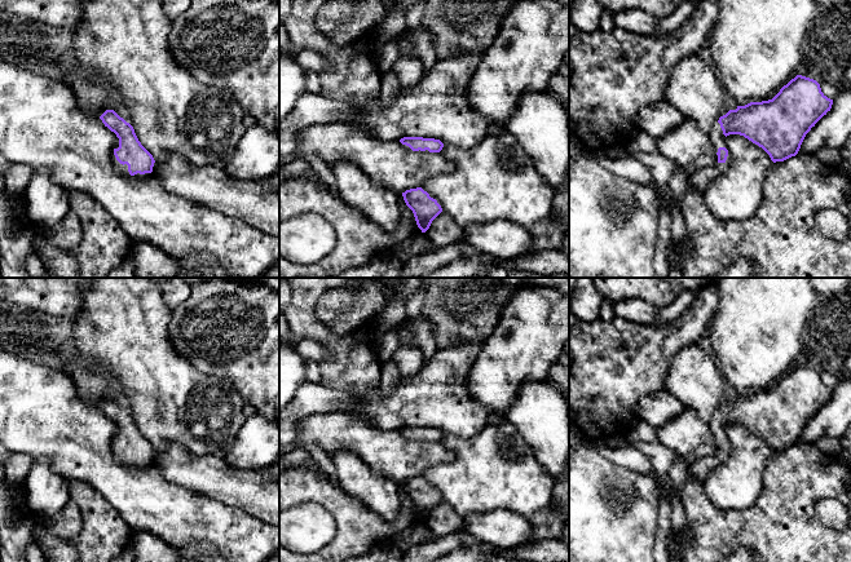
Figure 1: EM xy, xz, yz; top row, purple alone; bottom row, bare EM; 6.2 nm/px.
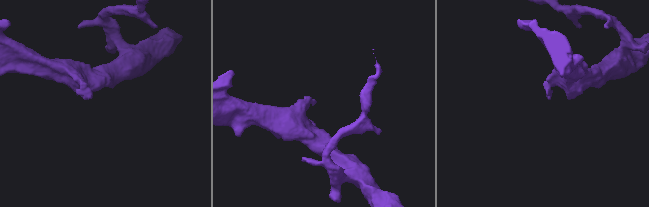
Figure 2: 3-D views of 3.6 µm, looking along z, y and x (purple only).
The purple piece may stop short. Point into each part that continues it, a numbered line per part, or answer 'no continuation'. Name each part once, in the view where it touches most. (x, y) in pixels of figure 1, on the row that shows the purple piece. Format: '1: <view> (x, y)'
1: xy (120, 168)

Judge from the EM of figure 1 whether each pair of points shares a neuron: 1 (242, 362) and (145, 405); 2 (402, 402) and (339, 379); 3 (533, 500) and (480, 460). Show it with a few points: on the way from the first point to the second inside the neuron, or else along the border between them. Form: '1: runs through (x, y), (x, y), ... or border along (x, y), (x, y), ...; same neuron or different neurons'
1: border along (186, 359), (202, 372), (225, 379), (238, 392); different neurons
2: border along (378, 385), (349, 390); different neurons
3: runs through (520, 487), (511, 478), (493, 470); same neuron

